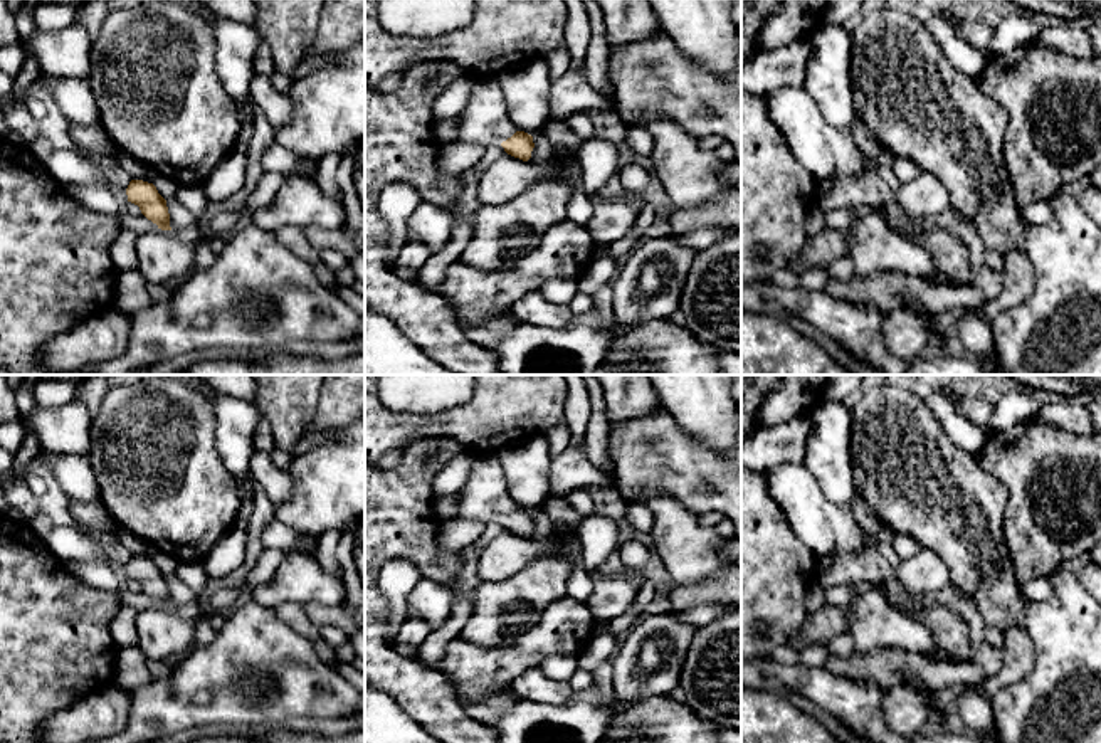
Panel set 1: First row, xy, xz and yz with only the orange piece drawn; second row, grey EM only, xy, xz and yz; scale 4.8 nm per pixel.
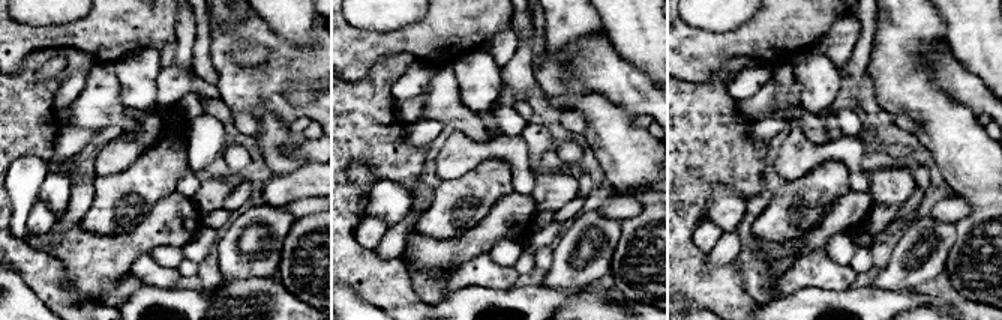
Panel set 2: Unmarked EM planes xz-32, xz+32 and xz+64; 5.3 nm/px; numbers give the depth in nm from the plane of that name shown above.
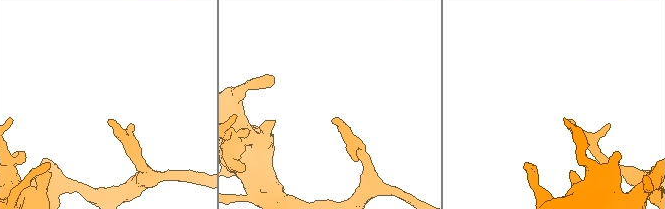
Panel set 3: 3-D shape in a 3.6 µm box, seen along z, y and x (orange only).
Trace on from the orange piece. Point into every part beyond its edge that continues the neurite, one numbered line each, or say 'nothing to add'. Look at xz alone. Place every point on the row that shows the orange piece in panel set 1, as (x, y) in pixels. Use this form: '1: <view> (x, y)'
1: xz (484, 121)

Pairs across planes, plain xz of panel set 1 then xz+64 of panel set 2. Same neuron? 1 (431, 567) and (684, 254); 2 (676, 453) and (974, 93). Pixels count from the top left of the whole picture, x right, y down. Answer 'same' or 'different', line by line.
1: same
2: same

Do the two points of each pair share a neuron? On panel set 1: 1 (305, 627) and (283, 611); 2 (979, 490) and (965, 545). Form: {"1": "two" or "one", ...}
{"1": "one", "2": "one"}

